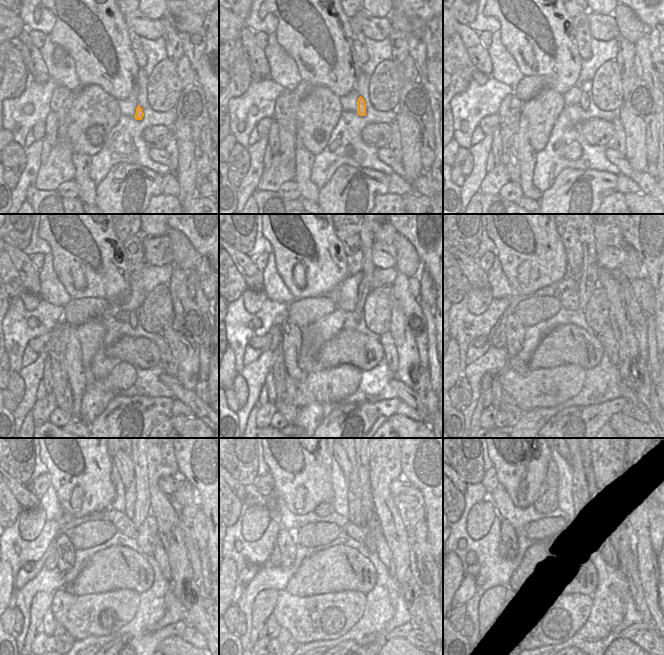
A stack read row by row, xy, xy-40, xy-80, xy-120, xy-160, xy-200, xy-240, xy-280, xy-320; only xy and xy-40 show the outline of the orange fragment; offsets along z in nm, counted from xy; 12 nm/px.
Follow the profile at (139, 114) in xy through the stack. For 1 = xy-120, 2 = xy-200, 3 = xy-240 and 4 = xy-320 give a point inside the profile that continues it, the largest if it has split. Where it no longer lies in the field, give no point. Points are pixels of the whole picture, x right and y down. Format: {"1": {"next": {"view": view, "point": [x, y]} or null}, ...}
{"1": {"next": {"view": "xy-120", "point": [133, 321]}}, "2": {"next": {"view": "xy-200", "point": [588, 282]}}, "3": {"next": {"view": "xy-240", "point": [142, 506]}}, "4": {"next": {"view": "xy-320", "point": [586, 458]}}}

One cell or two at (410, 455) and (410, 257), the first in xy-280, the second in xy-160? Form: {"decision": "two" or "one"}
{"decision": "two"}

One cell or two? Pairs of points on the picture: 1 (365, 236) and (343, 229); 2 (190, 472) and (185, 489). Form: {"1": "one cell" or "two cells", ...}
{"1": "two cells", "2": "two cells"}

